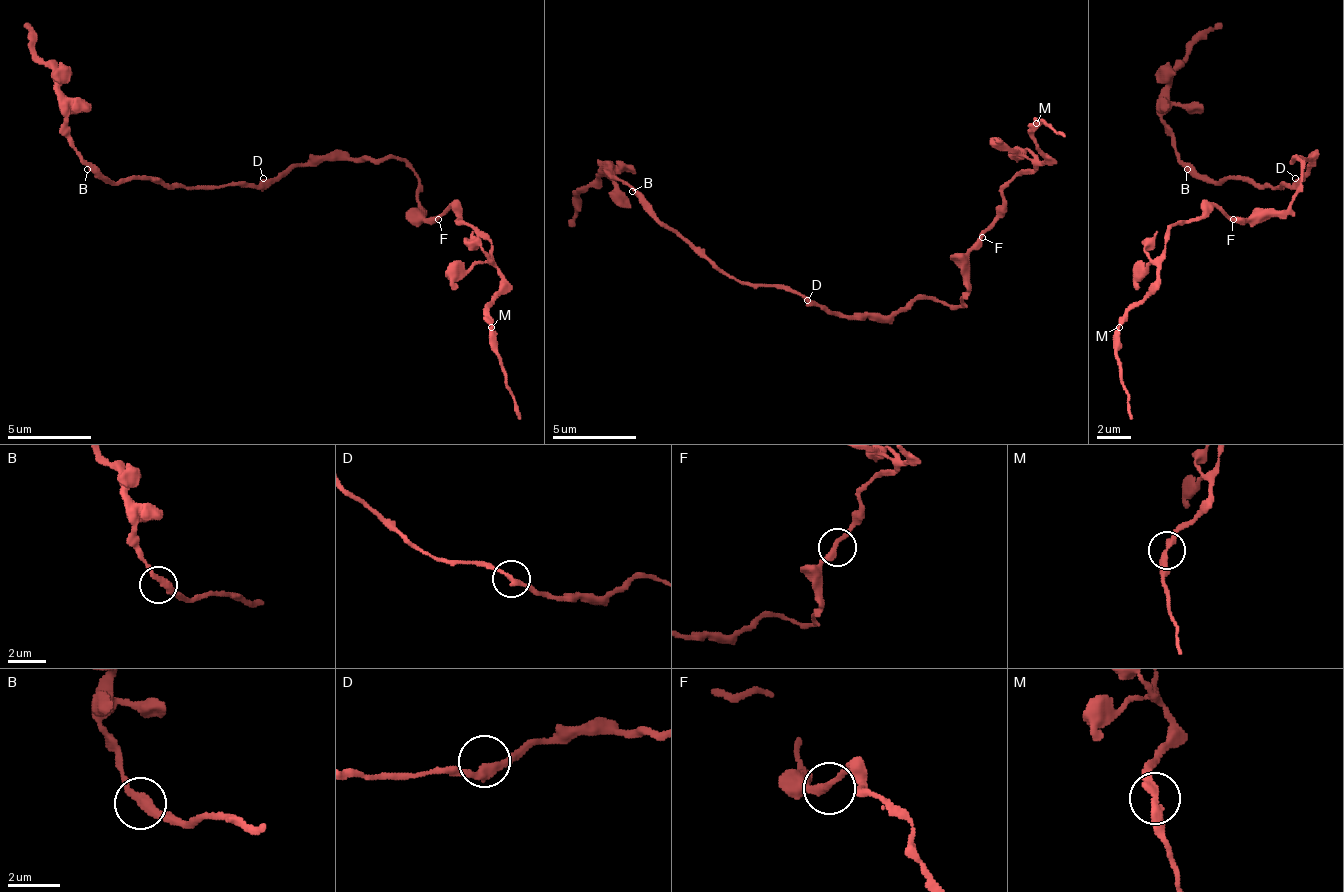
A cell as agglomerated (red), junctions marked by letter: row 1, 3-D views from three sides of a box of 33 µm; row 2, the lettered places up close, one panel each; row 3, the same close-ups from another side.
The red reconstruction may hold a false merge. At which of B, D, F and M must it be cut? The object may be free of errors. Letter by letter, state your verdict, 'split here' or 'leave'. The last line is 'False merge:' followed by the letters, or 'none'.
B: leave
D: leave
F: leave
M: leave
False merge: none

